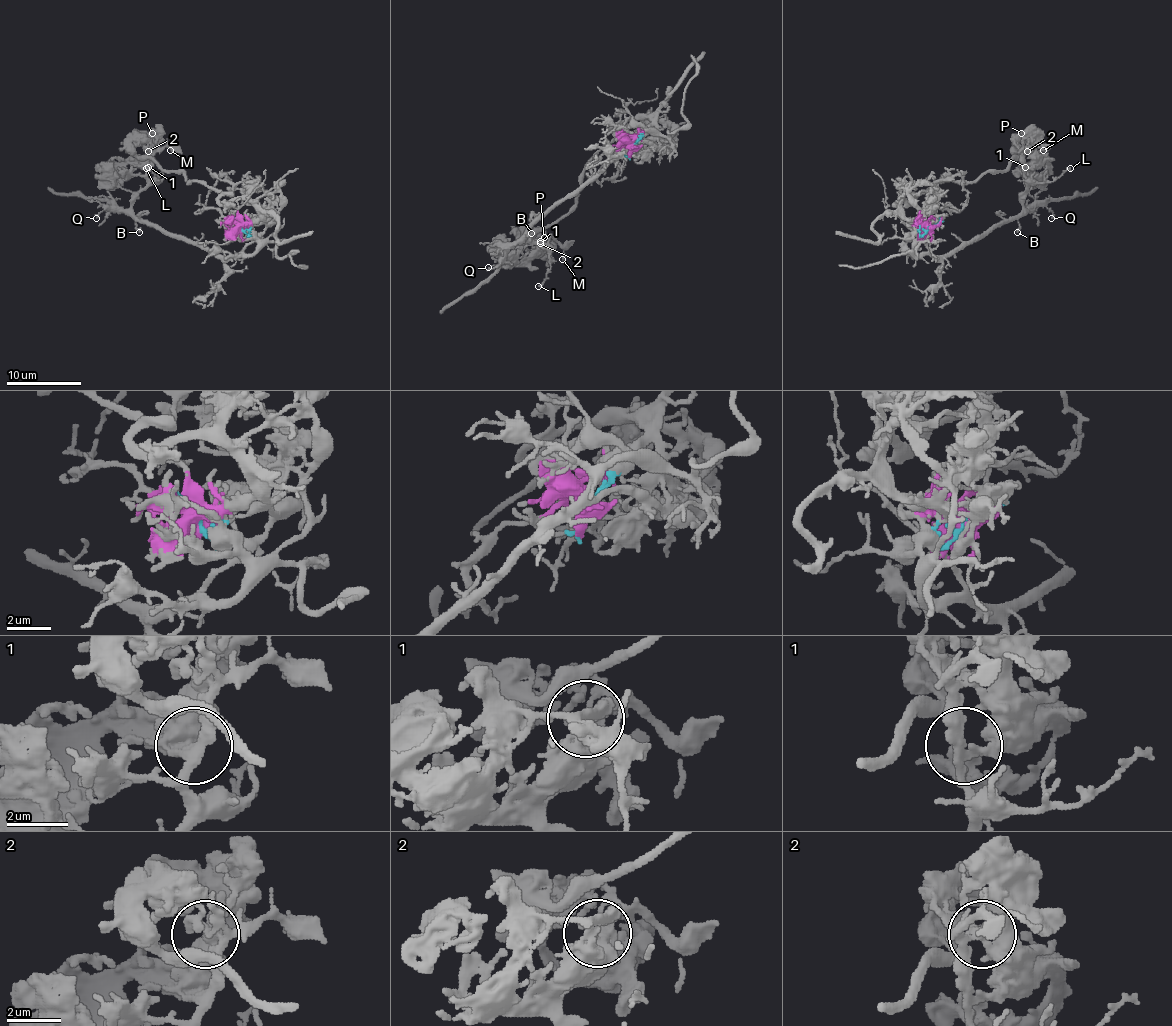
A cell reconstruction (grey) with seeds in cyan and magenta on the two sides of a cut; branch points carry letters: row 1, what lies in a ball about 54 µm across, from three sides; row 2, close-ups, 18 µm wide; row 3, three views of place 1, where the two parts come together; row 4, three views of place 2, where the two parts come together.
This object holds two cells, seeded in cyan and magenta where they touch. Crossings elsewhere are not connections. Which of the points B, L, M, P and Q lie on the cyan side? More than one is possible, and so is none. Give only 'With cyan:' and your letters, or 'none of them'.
With cyan: B, L, M, Q

